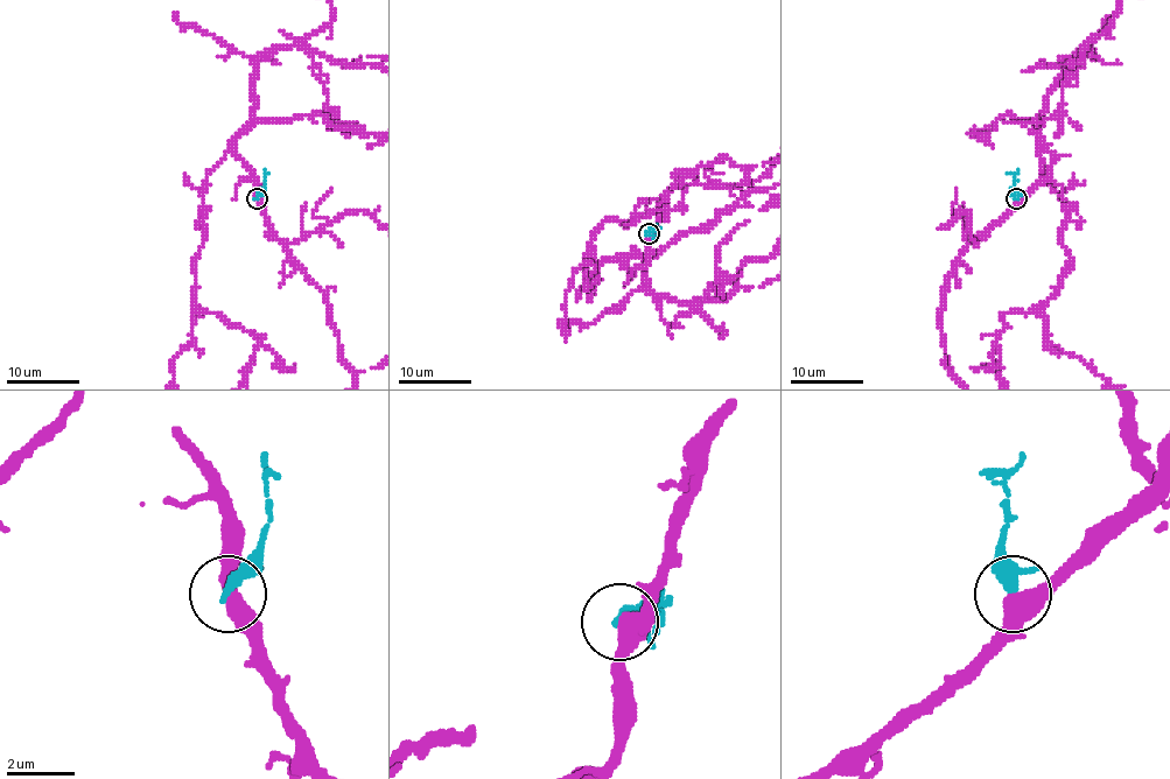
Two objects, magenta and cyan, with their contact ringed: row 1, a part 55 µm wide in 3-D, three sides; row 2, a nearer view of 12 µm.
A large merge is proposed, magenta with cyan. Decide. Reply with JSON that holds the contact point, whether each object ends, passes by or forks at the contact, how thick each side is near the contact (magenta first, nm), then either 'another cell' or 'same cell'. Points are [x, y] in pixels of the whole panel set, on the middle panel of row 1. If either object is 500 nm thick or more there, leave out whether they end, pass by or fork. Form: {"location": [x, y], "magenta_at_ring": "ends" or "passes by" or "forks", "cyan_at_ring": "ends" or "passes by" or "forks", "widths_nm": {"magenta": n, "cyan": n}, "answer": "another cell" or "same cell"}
{"location": [649, 233], "magenta_at_ring": "passes by", "cyan_at_ring": "passes by", "widths_nm": {"magenta": 480, "cyan": 280}, "answer": "another cell"}

